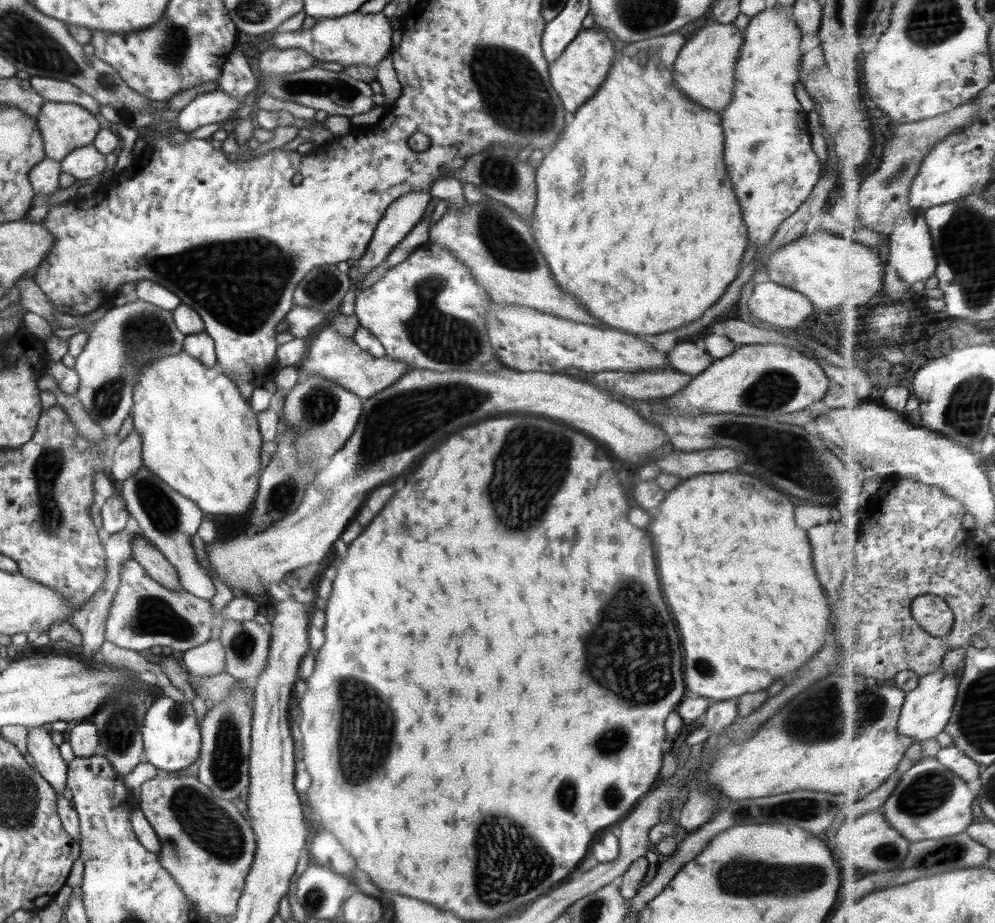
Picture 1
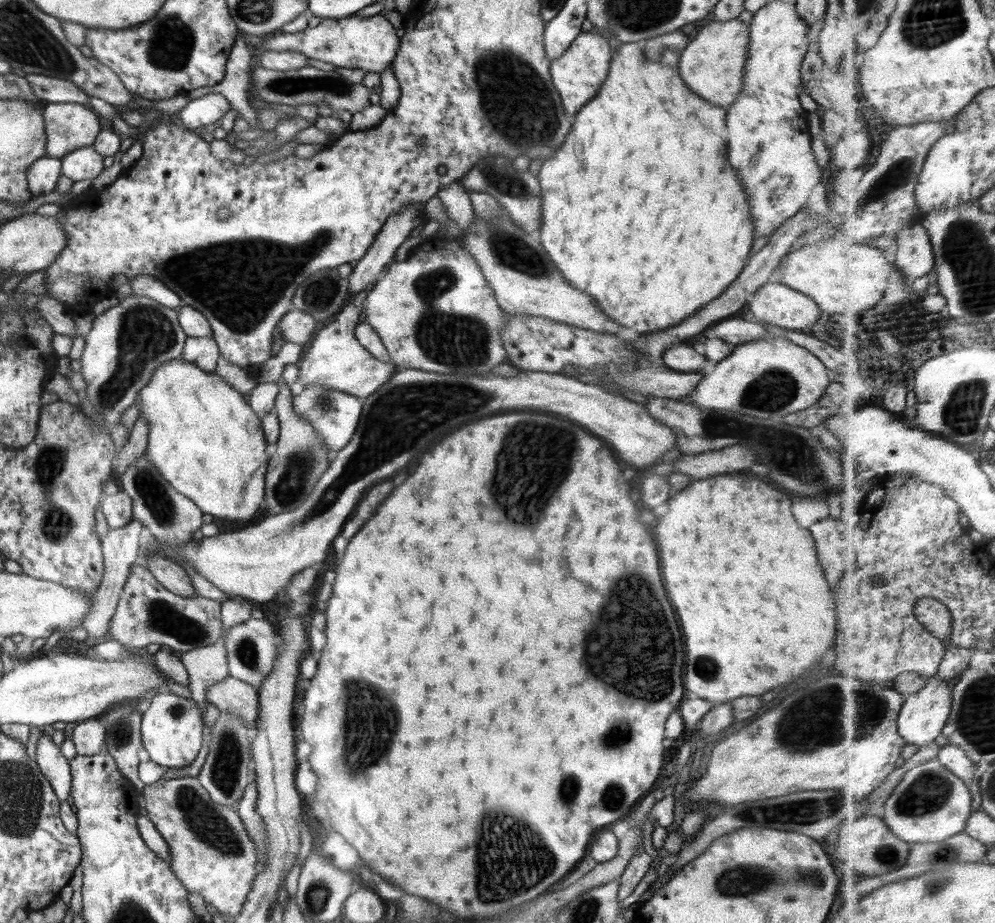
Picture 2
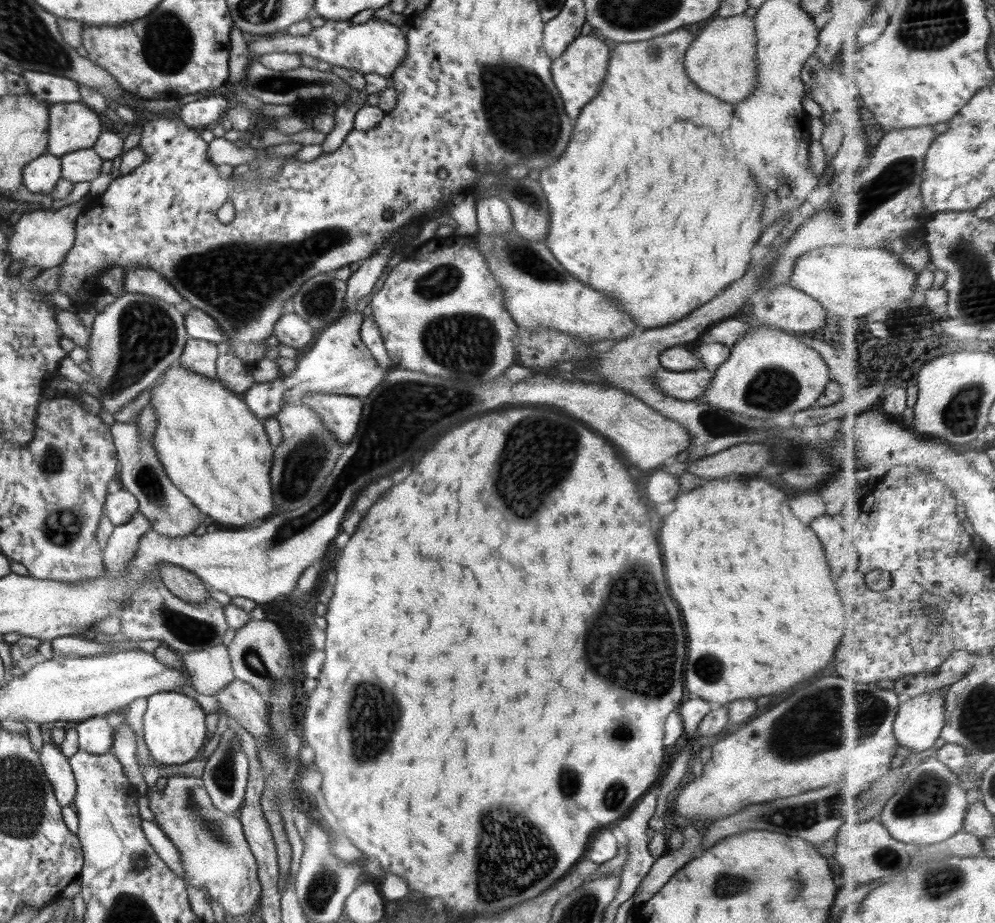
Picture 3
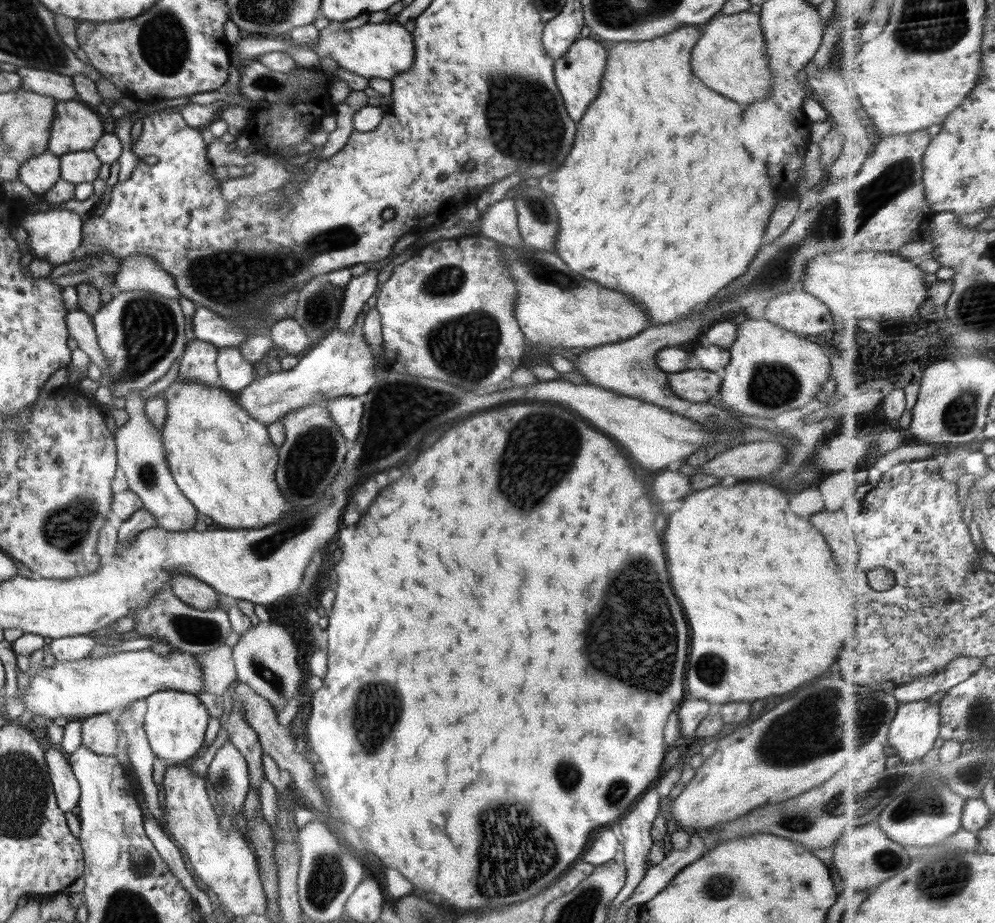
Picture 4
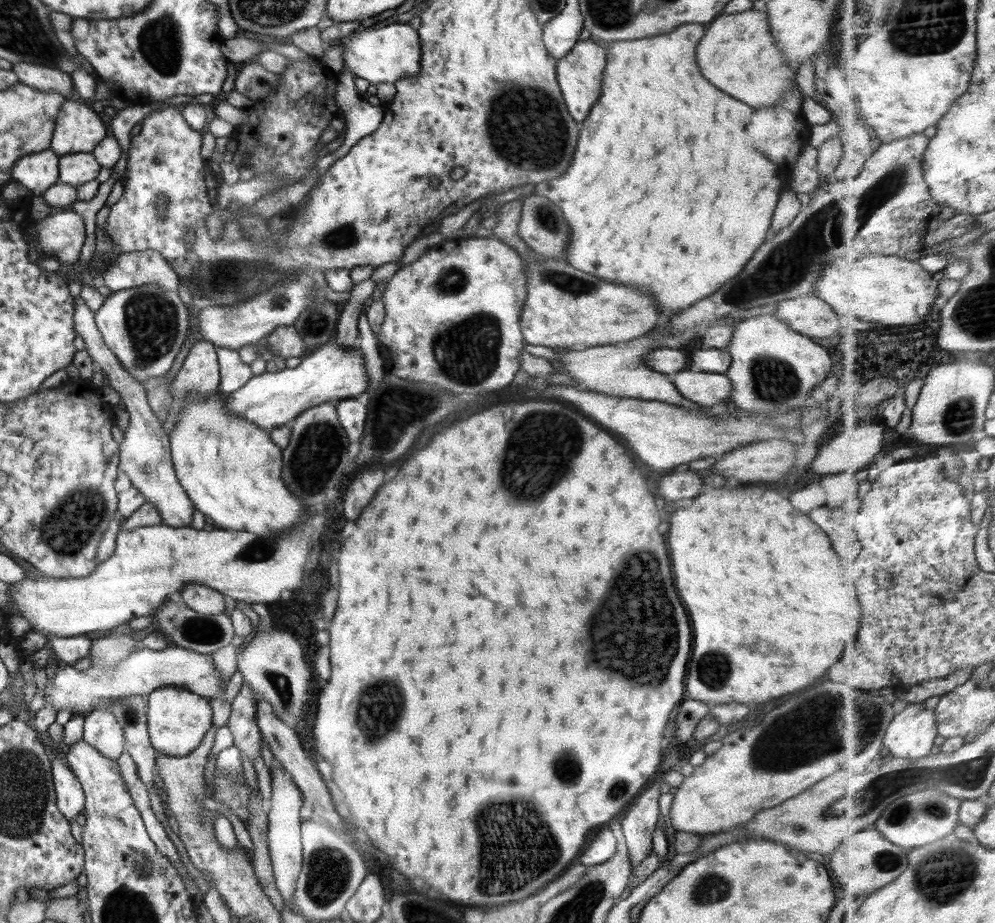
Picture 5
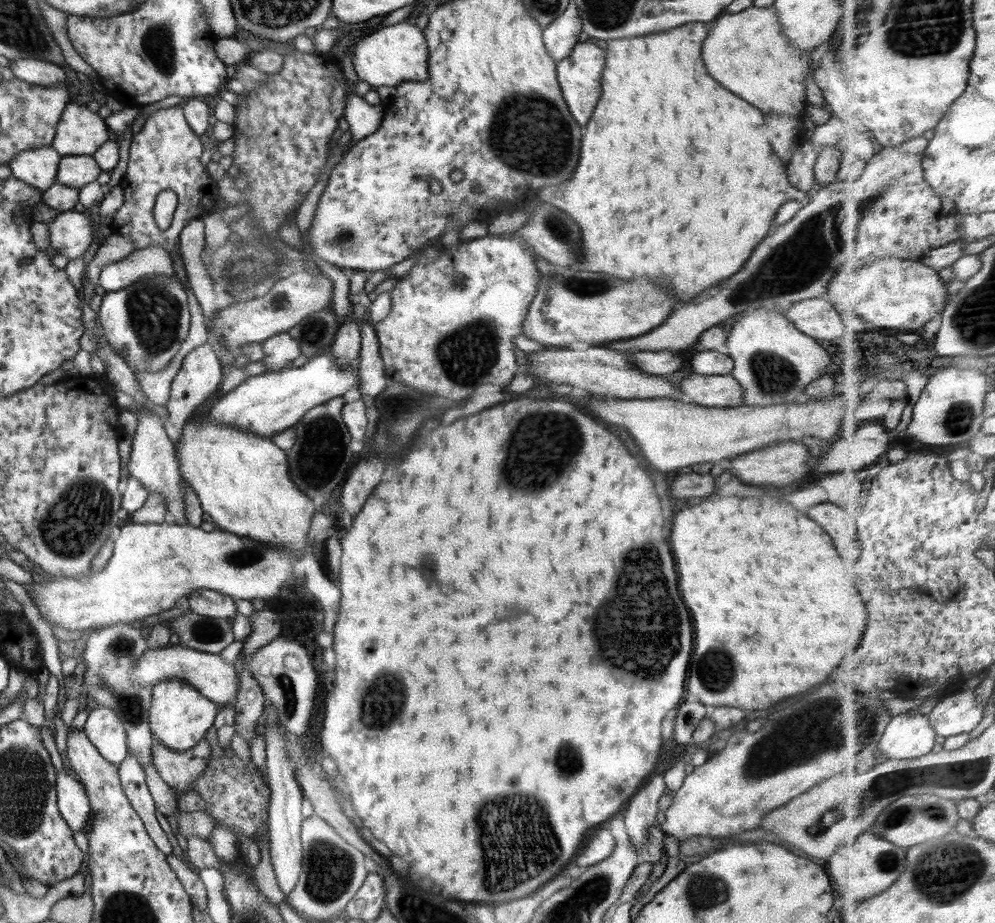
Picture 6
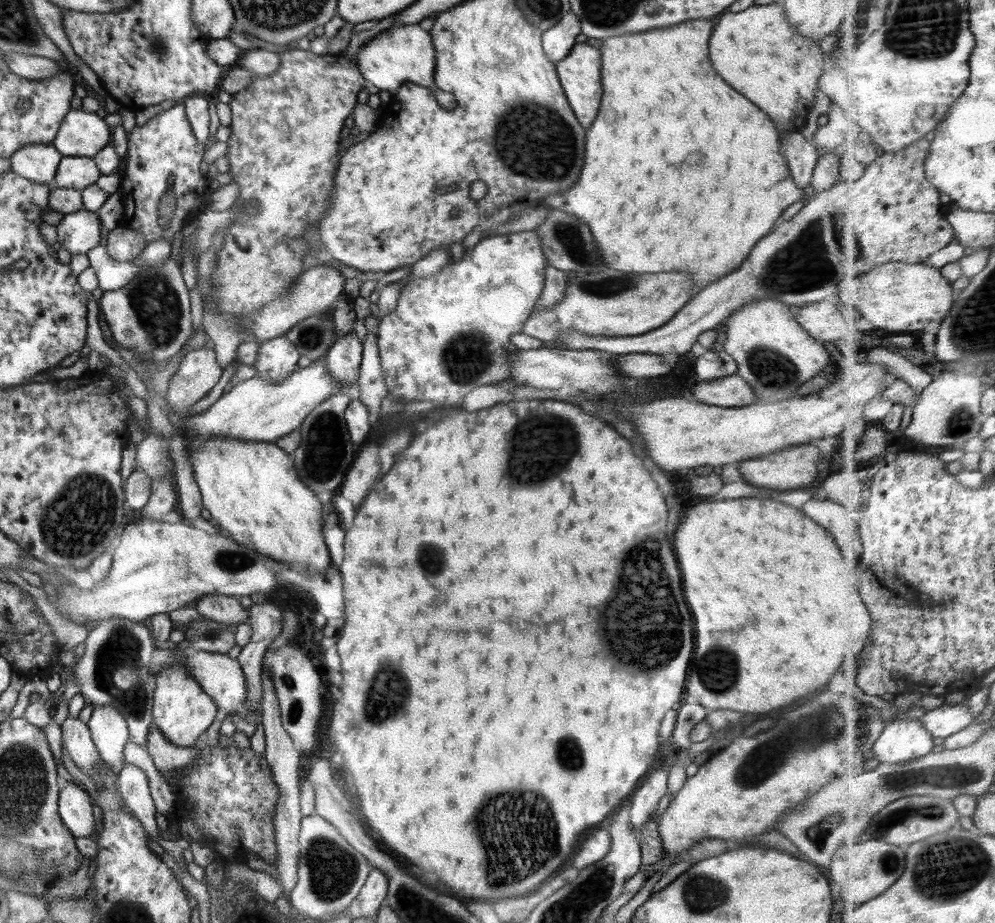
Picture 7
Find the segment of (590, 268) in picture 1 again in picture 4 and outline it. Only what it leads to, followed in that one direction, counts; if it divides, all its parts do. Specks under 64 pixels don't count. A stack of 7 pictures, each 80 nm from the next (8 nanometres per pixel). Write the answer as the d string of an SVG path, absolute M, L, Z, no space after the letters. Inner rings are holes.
M688 25L686 28L678 28L678 32L674 30L674 32L666 34L666 36L656 38L656 40L644 40L644 42L630 41L630 44L622 42L612 44L610 48L607 48L607 63L600 85L600 92L590 103L588 110L586 110L586 114L584 114L584 118L582 118L580 124L578 124L576 140L574 140L572 152L568 154L568 158L566 158L566 162L564 162L564 168L558 168L558 170L550 172L546 177L540 178L539 184L537 185L540 190L544 192L546 198L554 204L554 208L558 210L558 214L560 214L560 234L558 234L558 239L556 239L555 243L556 254L578 274L586 276L586 278L590 278L590 280L594 280L594 282L606 286L606 288L614 288L614 290L618 292L626 292L626 296L630 296L632 300L638 300L638 304L642 304L642 310L650 316L650 320L654 320L654 322L664 322L664 324L666 324L666 322L672 322L672 320L676 320L676 318L680 318L680 316L686 316L688 312L693 313L694 310L697 310L703 304L712 300L713 296L727 284L730 284L735 278L738 278L746 272L757 250L764 244L762 238L764 237L769 218L776 205L776 202L774 202L774 193L770 190L770 176L768 176L768 172L766 172L766 166L764 166L762 162L754 160L754 158L742 148L742 144L740 144L738 140L734 140L734 138L738 136L738 134L736 134L736 128L738 128L738 122L740 122L740 118L742 118L742 105L738 106L738 104L734 104L734 100L728 100L726 96L722 96L722 94L718 94L718 92L712 92L710 88L706 88L706 86L692 74L692 68L690 68L691 52L699 38L700 32L694 28L694 25Z

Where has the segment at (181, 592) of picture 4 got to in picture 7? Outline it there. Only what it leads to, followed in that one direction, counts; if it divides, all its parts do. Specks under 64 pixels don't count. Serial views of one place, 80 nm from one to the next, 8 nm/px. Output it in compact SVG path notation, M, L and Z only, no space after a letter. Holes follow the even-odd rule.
M206 594L193 606L202 617L236 627L247 622L249 612L242 607L239 598L223 594Z

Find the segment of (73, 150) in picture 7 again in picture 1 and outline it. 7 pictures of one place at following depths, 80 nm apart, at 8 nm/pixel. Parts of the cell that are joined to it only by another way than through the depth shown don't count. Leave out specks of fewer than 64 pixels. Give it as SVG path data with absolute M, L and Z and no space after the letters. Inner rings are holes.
M45 101L36 119L42 135L45 156L58 162L64 160L64 157L69 155L70 151L92 145L92 141L100 130L99 123L94 115L89 110L74 103Z

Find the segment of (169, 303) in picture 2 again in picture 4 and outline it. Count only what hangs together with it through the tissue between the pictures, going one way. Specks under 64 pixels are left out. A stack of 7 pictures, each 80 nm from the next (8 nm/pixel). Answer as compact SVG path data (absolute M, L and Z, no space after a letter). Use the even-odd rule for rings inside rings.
M132 254L121 258L113 281L121 291L148 291L155 295L178 300L181 292L174 278L153 258L145 254Z

